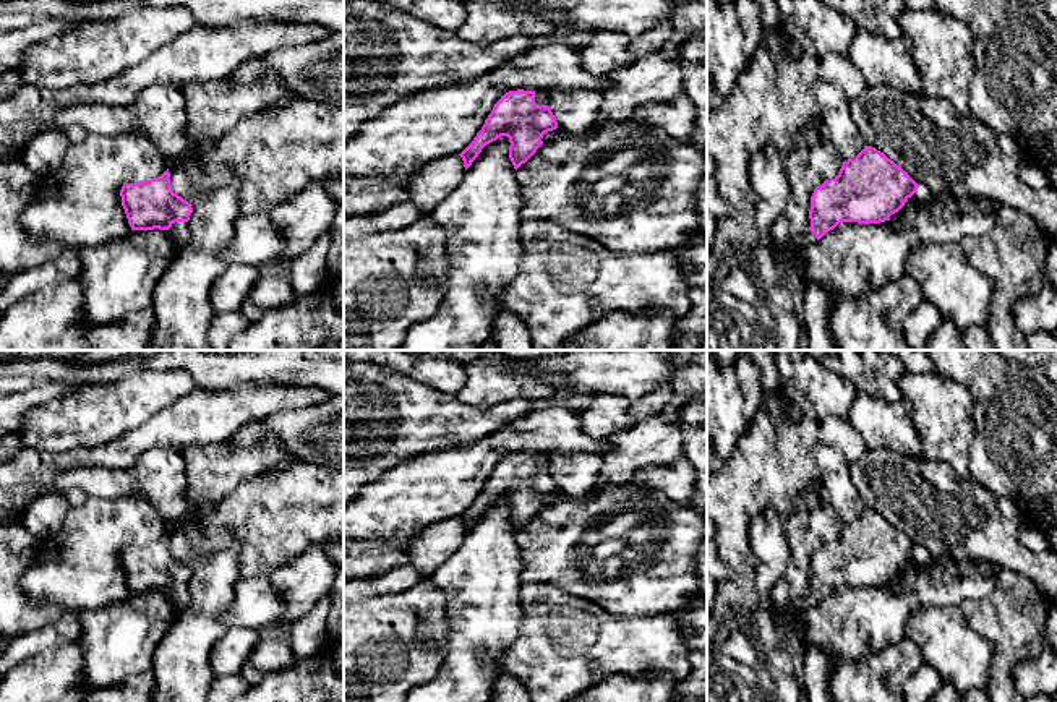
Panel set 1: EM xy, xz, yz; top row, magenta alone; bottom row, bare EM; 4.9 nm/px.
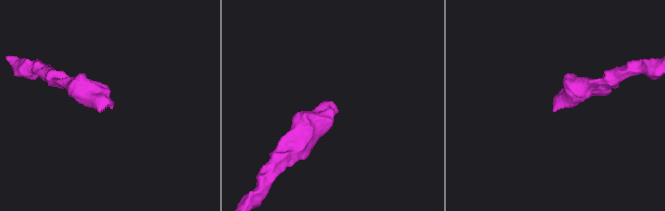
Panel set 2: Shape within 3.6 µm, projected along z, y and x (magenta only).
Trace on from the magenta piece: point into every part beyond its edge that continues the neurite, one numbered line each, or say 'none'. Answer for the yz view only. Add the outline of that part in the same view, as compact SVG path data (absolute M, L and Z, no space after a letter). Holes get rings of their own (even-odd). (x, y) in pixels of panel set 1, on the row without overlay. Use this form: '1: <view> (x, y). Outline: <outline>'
1: yz (796, 607). Outline: M807 593L802 598L793 600L783 613L796 618L815 605L815 598L811 593Z

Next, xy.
1: xy (179, 595). Outline: M188 585L172 587L172 590L167 593L167 597L173 603L177 618L180 618L190 608L191 597L190 597Z

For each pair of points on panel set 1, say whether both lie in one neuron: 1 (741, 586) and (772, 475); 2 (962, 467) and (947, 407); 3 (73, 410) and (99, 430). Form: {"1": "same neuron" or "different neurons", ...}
{"1": "same neuron", "2": "same neuron", "3": "same neuron"}

